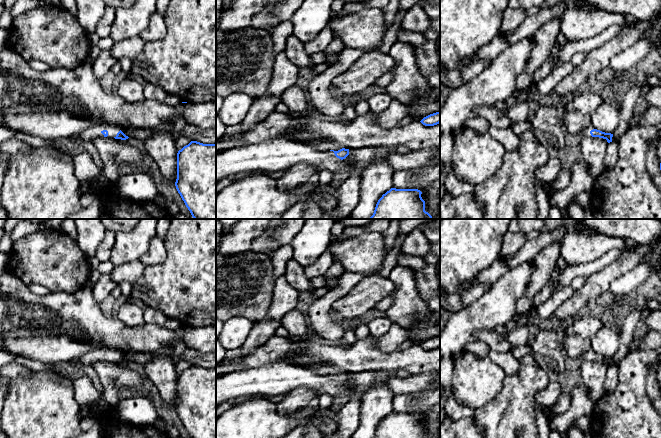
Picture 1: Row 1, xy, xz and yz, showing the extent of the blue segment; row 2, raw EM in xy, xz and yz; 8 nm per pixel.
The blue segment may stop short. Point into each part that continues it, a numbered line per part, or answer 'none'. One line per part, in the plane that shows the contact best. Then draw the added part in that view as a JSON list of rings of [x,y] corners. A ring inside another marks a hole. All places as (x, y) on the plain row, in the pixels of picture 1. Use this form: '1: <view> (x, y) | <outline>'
1: xy (88, 359) | [[[97,349],[89,353],[86,353],[81,358],[72,360],[71,363],[78,363],[79,365],[84,365],[84,366],[92,366],[96,362],[104,361],[104,359],[101,357],[103,354],[108,355],[108,360],[107,360],[108,362],[116,361],[117,357],[120,355],[115,350]]]

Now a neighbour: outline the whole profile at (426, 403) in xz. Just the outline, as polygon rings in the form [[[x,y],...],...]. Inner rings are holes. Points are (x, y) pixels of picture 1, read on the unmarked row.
[[[440,388],[394,395],[392,407],[396,413],[420,414],[425,435],[440,438]]]

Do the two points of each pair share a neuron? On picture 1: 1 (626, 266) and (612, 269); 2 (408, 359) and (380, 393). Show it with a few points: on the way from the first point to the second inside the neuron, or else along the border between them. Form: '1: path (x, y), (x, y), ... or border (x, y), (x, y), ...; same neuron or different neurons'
1: path (623, 266), (615, 269); same neuron
2: border (378, 371), (393, 373); different neurons

